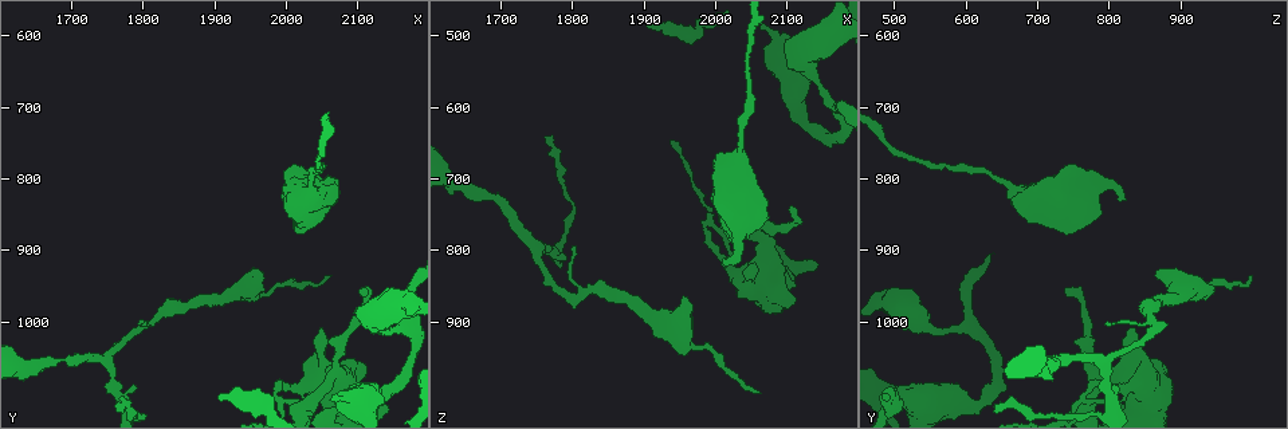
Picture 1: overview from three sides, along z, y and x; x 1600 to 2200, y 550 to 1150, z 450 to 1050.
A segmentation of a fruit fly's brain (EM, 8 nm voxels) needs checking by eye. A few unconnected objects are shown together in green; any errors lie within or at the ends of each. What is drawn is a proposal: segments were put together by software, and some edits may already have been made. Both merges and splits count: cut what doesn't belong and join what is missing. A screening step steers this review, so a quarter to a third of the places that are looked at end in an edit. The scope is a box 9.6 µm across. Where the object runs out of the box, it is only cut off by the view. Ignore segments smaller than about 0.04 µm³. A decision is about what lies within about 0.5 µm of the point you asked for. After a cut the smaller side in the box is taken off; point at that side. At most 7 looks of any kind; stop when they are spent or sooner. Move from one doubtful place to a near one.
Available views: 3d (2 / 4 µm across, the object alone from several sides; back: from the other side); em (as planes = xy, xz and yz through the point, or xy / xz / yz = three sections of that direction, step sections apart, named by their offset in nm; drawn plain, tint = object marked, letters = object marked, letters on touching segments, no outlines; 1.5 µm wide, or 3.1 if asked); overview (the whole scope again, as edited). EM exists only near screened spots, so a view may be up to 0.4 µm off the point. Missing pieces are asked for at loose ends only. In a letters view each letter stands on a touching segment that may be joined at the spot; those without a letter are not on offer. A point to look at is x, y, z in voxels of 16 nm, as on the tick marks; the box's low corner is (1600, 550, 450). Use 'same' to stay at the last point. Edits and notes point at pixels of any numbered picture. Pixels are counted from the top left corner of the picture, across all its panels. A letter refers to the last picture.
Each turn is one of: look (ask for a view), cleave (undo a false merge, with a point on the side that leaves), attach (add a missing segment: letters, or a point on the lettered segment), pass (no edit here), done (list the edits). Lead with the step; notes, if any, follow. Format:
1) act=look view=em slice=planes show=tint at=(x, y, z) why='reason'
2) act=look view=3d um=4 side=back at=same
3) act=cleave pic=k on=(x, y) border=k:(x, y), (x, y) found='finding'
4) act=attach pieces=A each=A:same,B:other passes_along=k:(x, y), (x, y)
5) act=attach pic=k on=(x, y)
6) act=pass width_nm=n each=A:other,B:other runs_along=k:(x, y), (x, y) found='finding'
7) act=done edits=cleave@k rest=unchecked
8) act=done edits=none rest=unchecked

act=look view=3d um=2 side=back at=(1810, 1000, 865) why='sudden change in width'

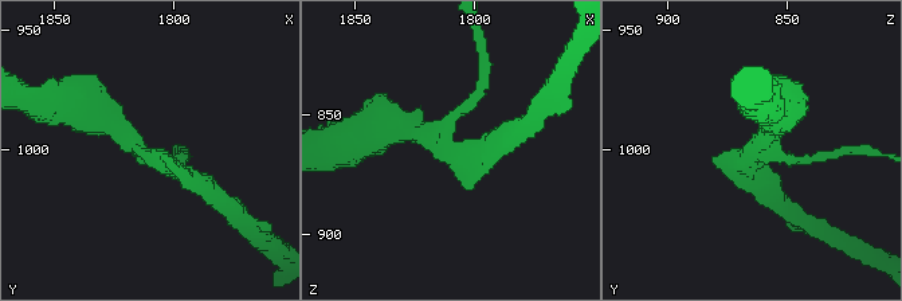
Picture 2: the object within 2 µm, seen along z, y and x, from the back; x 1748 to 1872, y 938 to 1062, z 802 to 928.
act=look view=em slice=planes show=letters at=(1812, 1001, 865) why='now the EM'

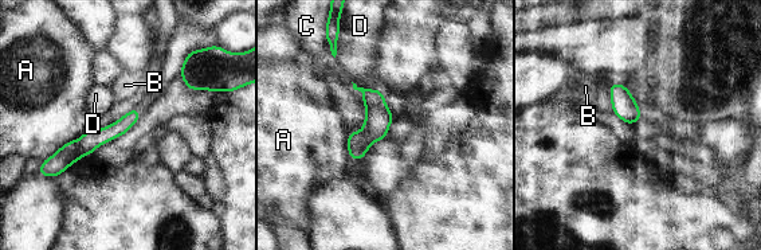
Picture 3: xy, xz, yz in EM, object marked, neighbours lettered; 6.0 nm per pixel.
act=pass width_nm=40 each=A:other,B:other,C:other,D:other found='continuous, no second neuron'

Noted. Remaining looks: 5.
act=look view=3d um=4 at=(1930, 955, 900) why='a fork'

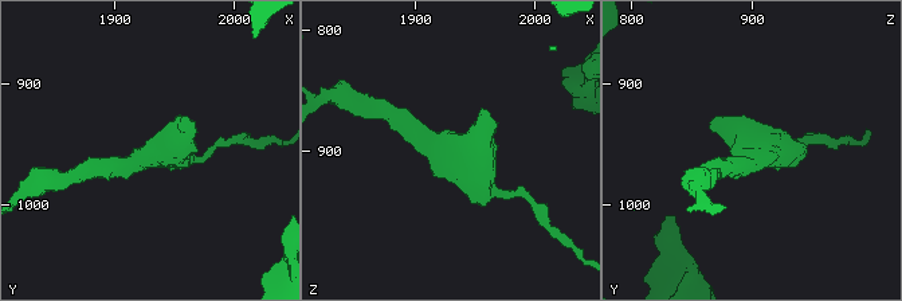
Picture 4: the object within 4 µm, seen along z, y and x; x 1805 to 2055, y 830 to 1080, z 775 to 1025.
act=look view=em slice=planes show=letters at=(1926, 962, 904)

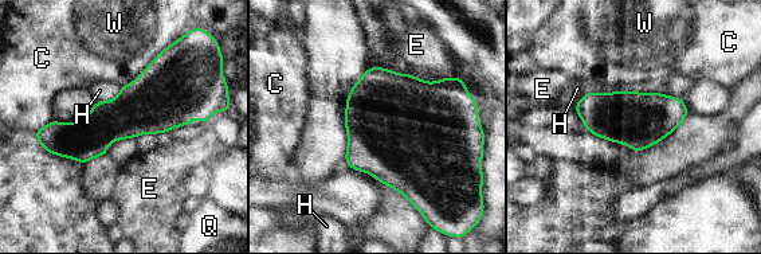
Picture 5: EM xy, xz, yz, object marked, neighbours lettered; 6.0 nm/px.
act=pass each=C:other,E:other,H:other,Q:other,W:other border=5:(666, 93), (587, 92), (575, 105) found='continuous, no second neuron'

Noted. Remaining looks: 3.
act=look view=em slice=planes show=letters at=(2010, 830, 815) why='an open end'

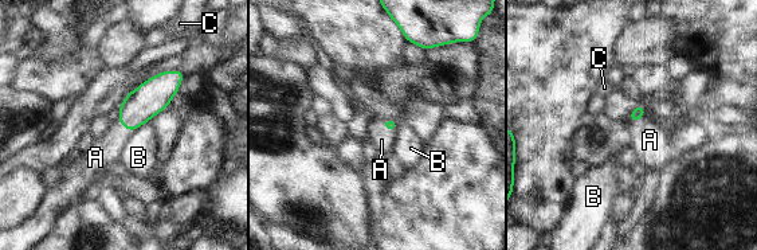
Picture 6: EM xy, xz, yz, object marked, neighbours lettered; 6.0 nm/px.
act=attach pieces=A each=A:same,B:other,C:other passes_along=6:(387, 124), (385, 129), (381, 140) found='the neuron continues'

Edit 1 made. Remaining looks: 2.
act=done edits=attach@6 rest=unchecked

